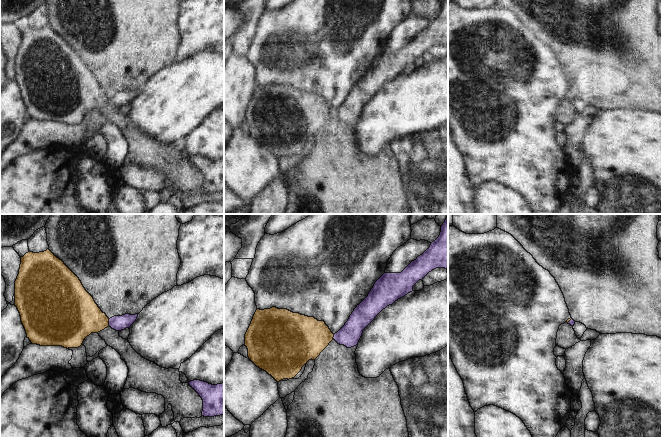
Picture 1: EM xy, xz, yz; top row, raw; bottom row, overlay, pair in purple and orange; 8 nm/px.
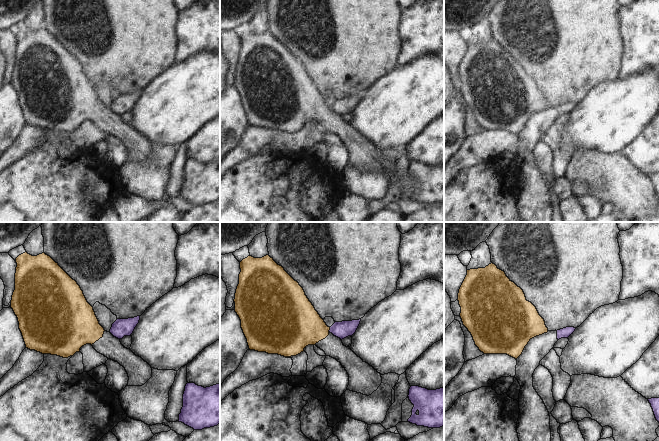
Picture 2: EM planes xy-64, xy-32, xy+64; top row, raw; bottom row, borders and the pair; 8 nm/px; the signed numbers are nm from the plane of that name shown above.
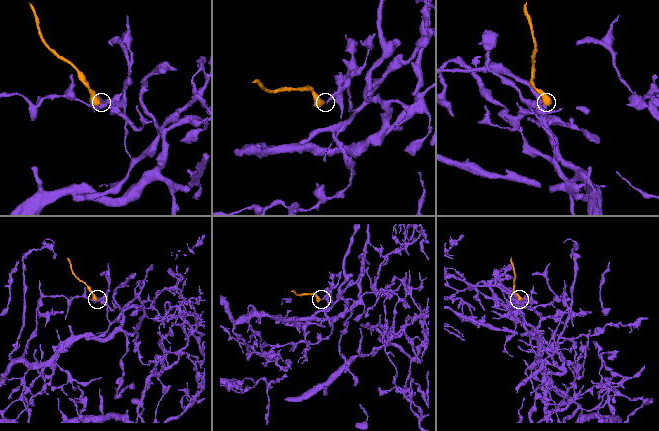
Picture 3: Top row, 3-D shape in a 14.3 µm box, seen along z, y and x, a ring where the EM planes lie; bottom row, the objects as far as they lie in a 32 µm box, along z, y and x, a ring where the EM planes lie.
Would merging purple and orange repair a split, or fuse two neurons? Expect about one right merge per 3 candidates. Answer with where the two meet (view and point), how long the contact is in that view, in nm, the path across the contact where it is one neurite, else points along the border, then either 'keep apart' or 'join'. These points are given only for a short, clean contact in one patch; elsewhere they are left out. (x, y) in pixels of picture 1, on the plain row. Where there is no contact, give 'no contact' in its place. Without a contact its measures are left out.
meets purple in xy at (109, 98); contact 60 nm long; border along xy (108, 95), (109, 101); keep apart

